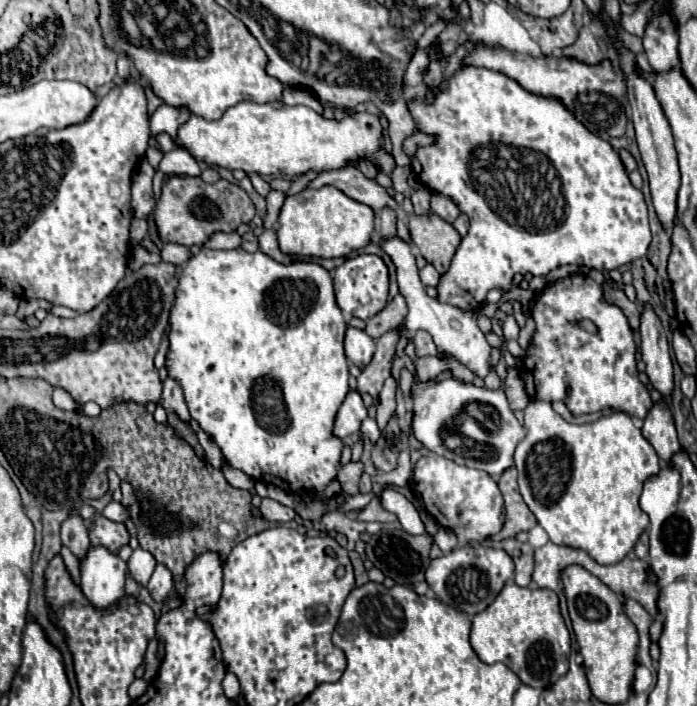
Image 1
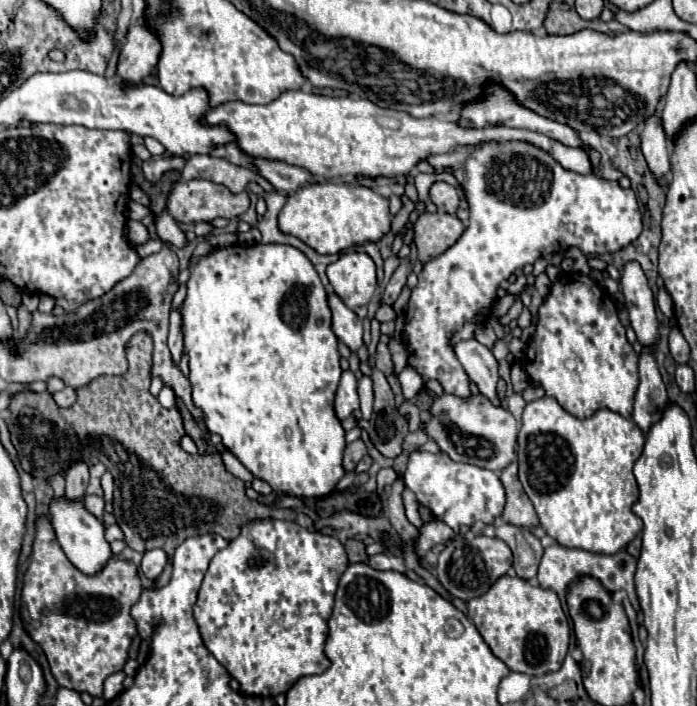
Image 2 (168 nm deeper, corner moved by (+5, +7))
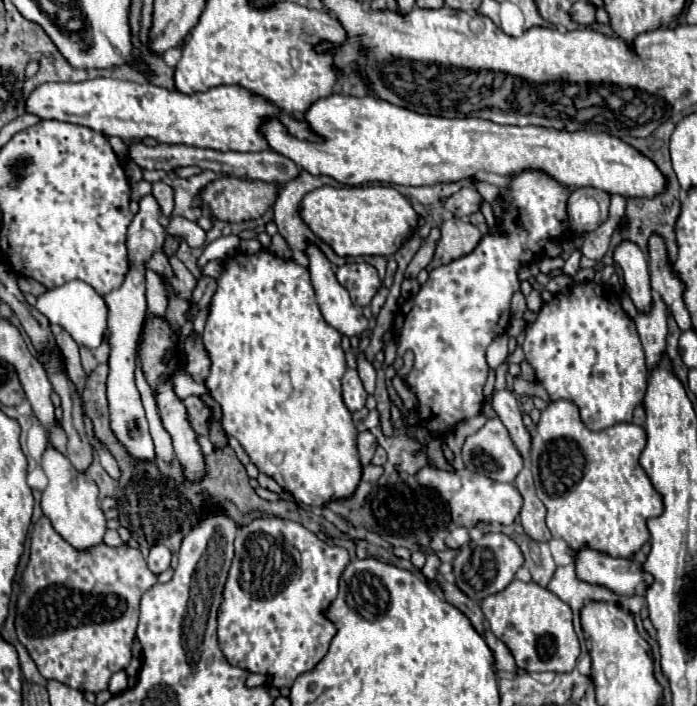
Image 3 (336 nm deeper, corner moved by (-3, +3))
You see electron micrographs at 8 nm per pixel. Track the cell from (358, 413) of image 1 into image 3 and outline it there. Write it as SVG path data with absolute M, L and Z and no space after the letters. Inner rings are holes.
M349 369L343 377L343 401L347 405L347 409L359 411L365 407L365 399L367 399L367 391L361 385L361 379L357 375L355 369Z

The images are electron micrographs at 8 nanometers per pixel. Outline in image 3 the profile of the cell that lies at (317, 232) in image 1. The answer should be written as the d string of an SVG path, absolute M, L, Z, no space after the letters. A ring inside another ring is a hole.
M319 187L303 197L301 219L339 257L393 255L417 227L417 213L393 187Z

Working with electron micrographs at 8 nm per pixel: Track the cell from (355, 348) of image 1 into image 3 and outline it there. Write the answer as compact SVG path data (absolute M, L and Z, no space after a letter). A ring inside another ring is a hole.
M309 245L309 251L305 251L305 255L309 257L311 283L315 287L317 303L325 321L341 335L361 335L367 329L367 319L363 317L361 309L351 303L349 293L339 285L333 273L333 265L315 245Z

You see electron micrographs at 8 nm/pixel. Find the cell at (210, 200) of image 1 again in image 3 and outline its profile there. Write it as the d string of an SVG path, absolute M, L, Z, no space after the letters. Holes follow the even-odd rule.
M219 177L199 191L199 199L209 207L211 215L227 223L259 219L273 205L275 197L277 197L277 189L271 187L269 183L249 181L249 179L239 179L239 177Z

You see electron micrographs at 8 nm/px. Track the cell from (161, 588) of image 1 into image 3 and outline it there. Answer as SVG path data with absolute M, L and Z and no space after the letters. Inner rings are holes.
M157 545L151 549L149 557L147 557L147 567L159 575L163 571L169 569L169 563L171 563L171 551L165 547L165 545Z

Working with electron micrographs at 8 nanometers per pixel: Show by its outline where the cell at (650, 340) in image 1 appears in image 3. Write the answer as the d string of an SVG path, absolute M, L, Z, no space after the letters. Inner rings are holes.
M621 243L615 249L613 259L623 271L625 291L635 303L639 313L651 311L651 275L649 275L649 259L635 243Z

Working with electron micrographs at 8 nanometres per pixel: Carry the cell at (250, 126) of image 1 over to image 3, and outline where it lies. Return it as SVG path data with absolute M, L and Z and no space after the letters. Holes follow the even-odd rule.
M329 95L311 103L311 107L299 115L297 119L305 121L309 129L319 135L323 141L303 141L293 137L281 119L267 117L261 121L261 135L269 143L269 147L311 175L327 175L343 185L363 185L363 183L391 183L391 185L433 185L445 181L469 179L479 169L493 171L497 175L509 177L525 169L539 169L559 183L567 187L597 187L603 191L621 193L625 197L633 195L657 195L657 191L665 189L665 179L657 171L651 159L645 159L631 145L621 139L605 133L591 131L553 131L545 127L513 127L513 125L497 125L485 119L465 117L465 119L445 119L435 115L419 115L415 111L405 111L403 107L393 107L381 99L373 99L373 95L351 97L351 95Z

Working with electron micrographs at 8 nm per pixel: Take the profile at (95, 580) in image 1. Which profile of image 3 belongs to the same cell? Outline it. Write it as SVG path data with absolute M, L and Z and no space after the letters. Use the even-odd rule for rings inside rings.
M53 447L45 449L41 467L49 479L49 483L43 491L41 507L43 507L43 513L51 519L55 531L77 551L89 551L91 547L101 545L107 527L105 527L105 515L99 509L97 485L93 481L89 481L89 477L85 473L79 473L69 463L69 459L65 455L61 455L59 451L55 451Z

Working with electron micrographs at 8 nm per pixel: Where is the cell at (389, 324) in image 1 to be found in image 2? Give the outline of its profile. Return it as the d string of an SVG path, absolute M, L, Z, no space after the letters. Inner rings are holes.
M401 259L399 267L395 269L393 277L389 279L389 283L387 283L387 287L385 287L385 293L383 293L383 299L381 299L383 303L387 303L387 305L393 305L393 303L395 303L395 299L399 297L399 293L401 293L403 285L405 285L409 273L411 273L411 263L409 263L409 259Z

